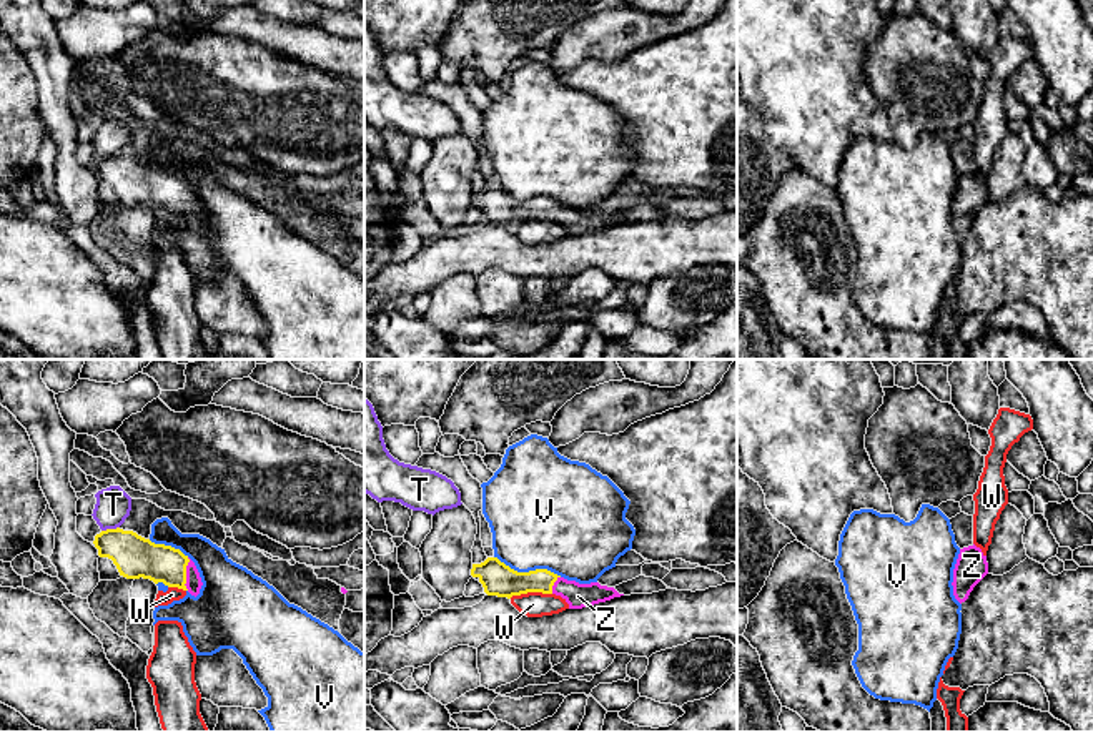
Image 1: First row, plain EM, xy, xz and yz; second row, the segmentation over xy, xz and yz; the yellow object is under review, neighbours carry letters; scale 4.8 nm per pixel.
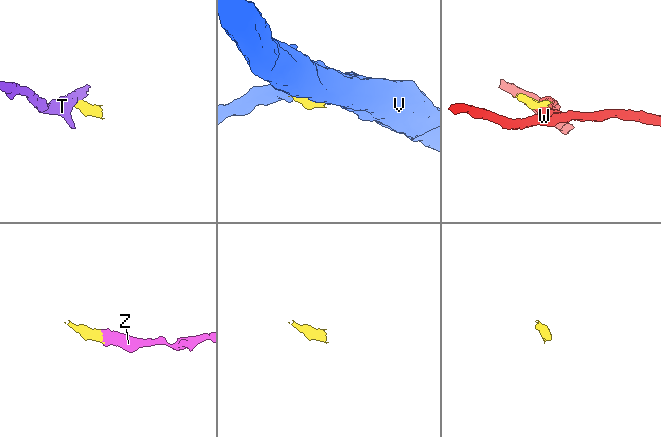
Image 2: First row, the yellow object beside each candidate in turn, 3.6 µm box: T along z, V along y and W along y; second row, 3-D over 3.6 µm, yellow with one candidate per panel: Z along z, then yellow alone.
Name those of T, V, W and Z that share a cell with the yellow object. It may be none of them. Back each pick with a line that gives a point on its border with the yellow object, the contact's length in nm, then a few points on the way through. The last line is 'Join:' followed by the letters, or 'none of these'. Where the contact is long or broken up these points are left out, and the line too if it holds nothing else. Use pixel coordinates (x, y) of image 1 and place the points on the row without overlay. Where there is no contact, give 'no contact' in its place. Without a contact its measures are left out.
Z: xy (185, 202) | 160 nm | across xy (137, 185), (168, 192), (185, 202), (193, 208)
Join: Z

